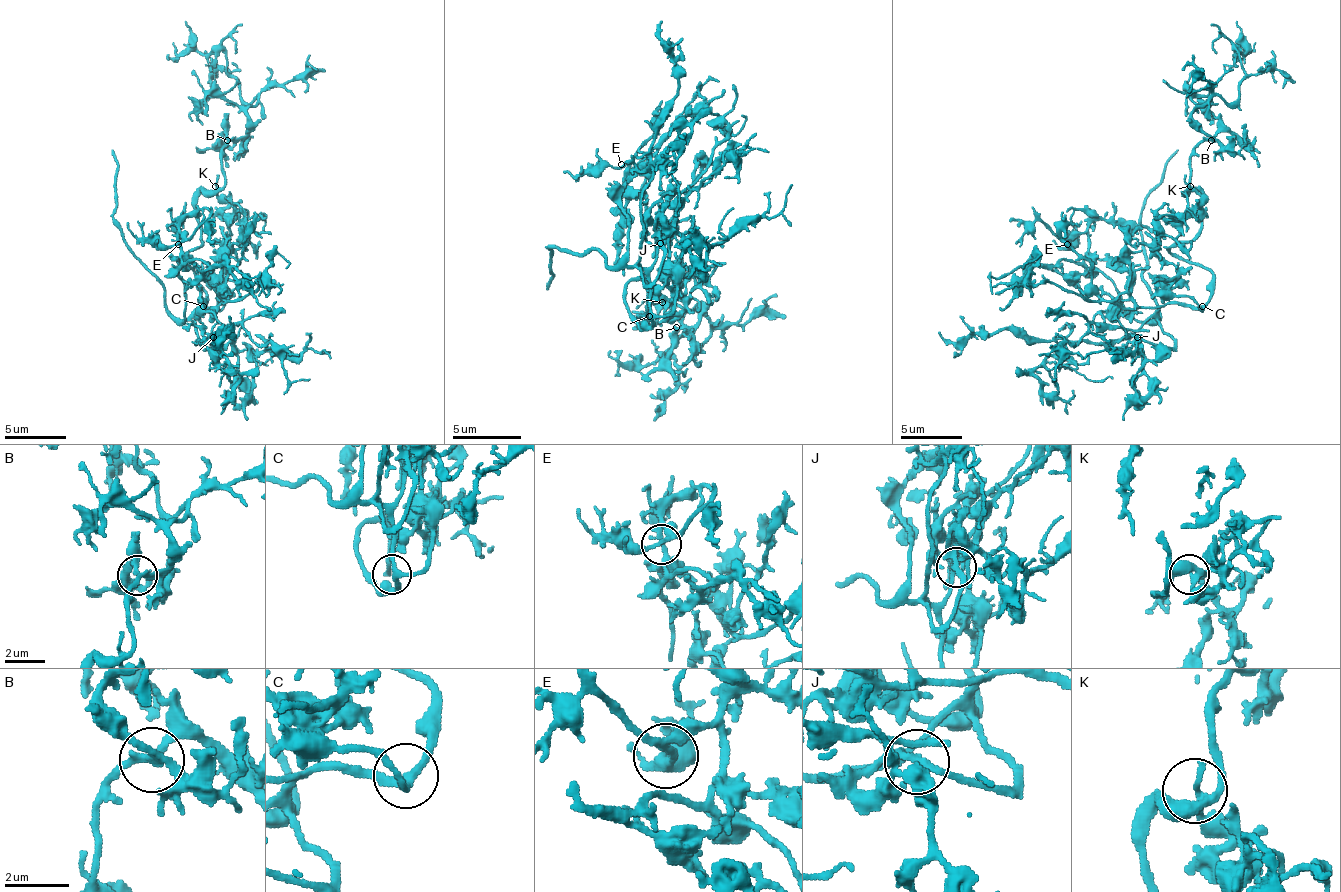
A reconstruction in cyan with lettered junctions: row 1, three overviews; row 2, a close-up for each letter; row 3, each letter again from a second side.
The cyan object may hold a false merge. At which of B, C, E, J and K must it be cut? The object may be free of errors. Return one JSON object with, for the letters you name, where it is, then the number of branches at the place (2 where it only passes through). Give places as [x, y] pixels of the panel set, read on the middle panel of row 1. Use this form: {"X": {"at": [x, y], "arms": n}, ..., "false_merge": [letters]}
{"false_merge": []}

